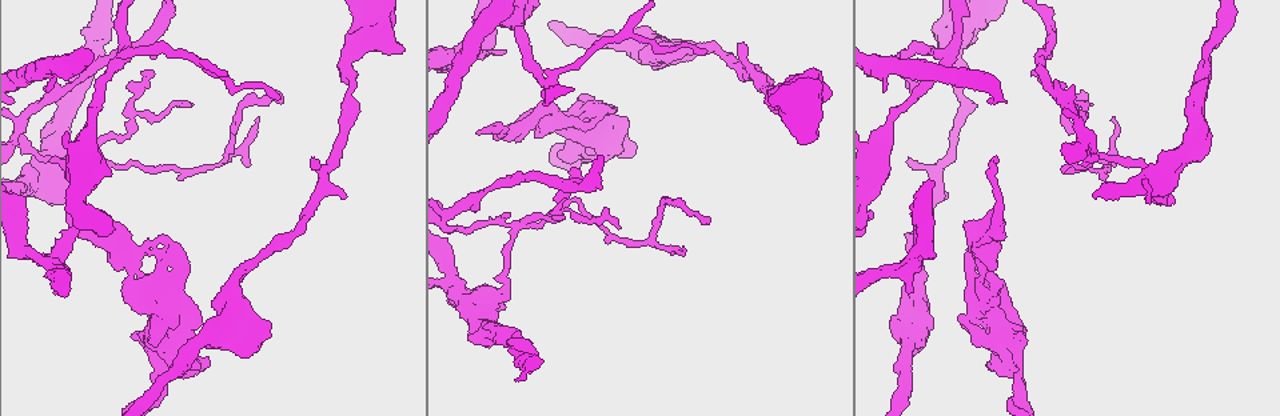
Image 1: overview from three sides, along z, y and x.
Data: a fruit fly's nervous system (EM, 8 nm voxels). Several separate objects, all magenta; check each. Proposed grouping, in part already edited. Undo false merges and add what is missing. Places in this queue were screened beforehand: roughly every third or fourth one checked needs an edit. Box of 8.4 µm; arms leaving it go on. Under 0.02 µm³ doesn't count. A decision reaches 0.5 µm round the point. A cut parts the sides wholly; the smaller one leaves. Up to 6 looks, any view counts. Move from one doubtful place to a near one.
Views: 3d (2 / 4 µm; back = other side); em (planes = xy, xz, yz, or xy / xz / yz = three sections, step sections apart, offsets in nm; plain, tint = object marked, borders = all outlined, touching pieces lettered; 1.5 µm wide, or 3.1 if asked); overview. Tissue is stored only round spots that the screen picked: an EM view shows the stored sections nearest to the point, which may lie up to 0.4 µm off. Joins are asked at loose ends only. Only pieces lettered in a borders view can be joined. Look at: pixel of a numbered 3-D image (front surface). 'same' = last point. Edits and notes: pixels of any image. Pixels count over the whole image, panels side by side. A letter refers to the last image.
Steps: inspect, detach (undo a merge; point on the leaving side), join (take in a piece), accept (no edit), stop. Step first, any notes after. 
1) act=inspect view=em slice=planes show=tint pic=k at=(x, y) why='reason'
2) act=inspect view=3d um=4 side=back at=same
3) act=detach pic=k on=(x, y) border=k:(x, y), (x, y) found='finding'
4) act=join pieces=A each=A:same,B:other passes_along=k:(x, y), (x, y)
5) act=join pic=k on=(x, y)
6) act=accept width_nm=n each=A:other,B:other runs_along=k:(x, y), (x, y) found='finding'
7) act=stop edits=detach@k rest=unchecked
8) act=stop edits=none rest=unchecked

act=inspect view=em slice=yz step=4 show=borders pic=1 at=(157, 346) why='branch stops here'

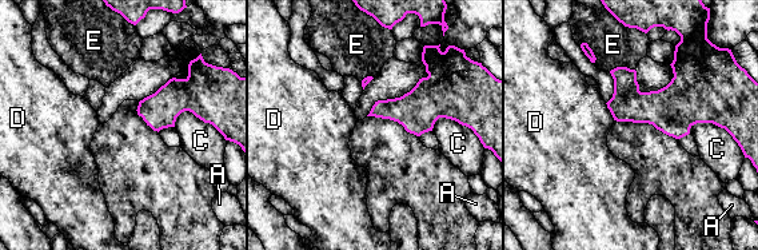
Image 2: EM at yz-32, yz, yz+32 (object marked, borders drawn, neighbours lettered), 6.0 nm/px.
act=accept each=A:other,C:other,D:other,E:other border=2:(605, 103), (614, 119) found='no lettered piece goes on from it'

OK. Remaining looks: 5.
act=inspect view=3d um=2 side=back pic=1 at=(511, 231) why='sudden change in width'

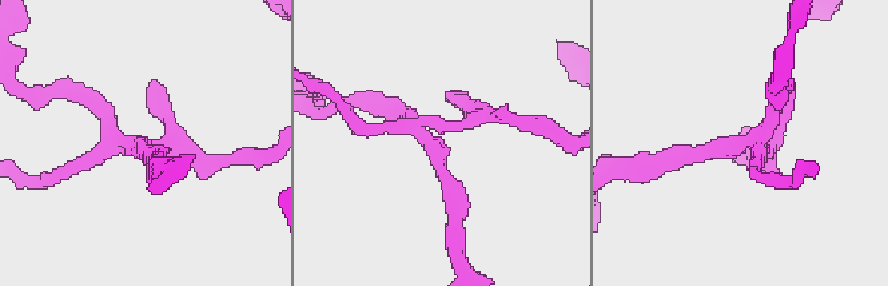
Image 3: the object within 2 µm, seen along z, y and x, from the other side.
act=inspect view=em slice=yz step=4 show=borders pic=3 at=(435, 143) why='shape alone is not enough'

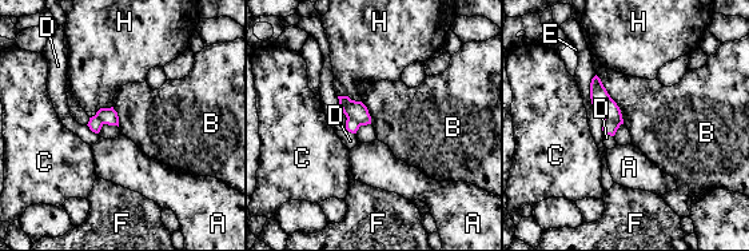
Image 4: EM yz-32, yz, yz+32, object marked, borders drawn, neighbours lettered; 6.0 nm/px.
act=detach pic=4 on=(608, 127) width_nm=100 each=A:other,B:other,C:other,D:other,E:other,F:other,H:other border=4:(604, 120), (614, 120), (620, 124) found='a second neuron is stuck on'

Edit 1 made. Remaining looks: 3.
act=inspect view=overview why='see it whole again'

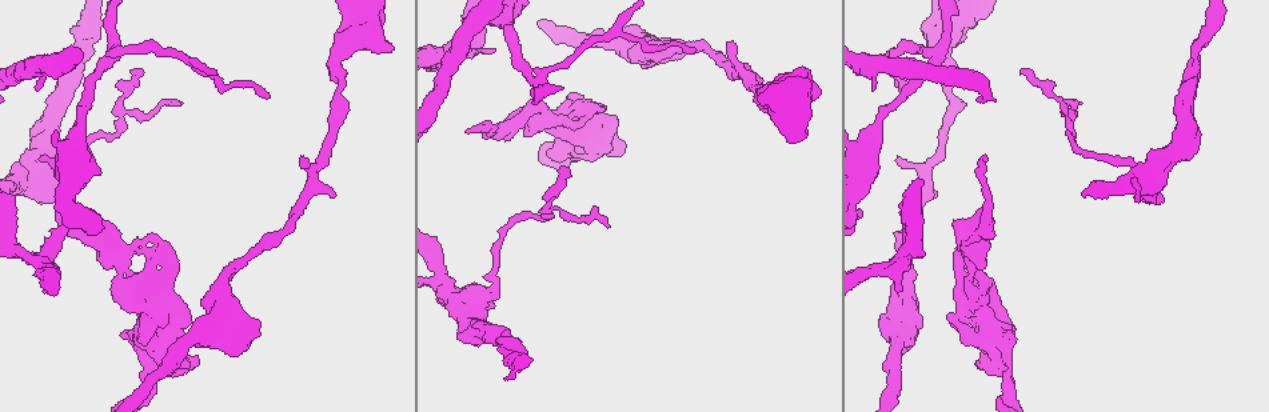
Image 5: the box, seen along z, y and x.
act=inspect view=em slice=xz step=4 show=borders pic=5 at=(62, 228)

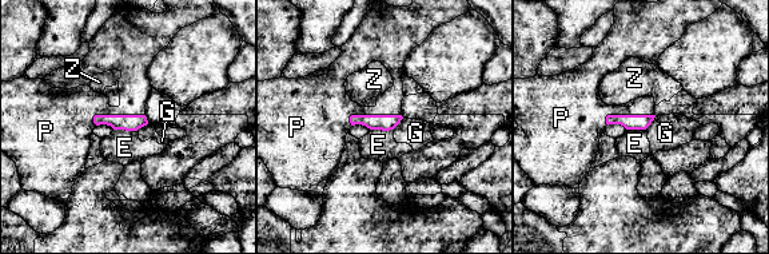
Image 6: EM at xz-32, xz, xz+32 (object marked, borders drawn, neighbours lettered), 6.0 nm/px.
act=inspect view=em slice=planes show=borders at=same

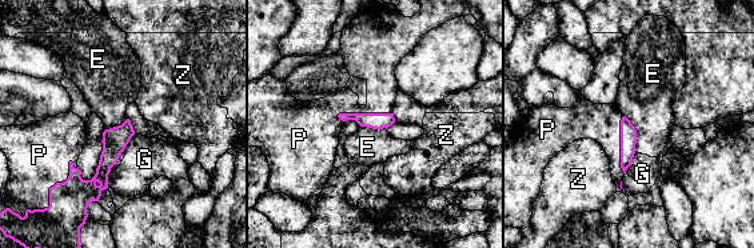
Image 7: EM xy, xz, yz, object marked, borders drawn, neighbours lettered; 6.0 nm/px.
act=accept each=E:other,G:other,P:other,Z:other border=7:(623, 115), (635, 130), (635, 152) found='no lettered piece goes on from it'

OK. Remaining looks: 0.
act=stop edits=detach@4 rest=unchecked

